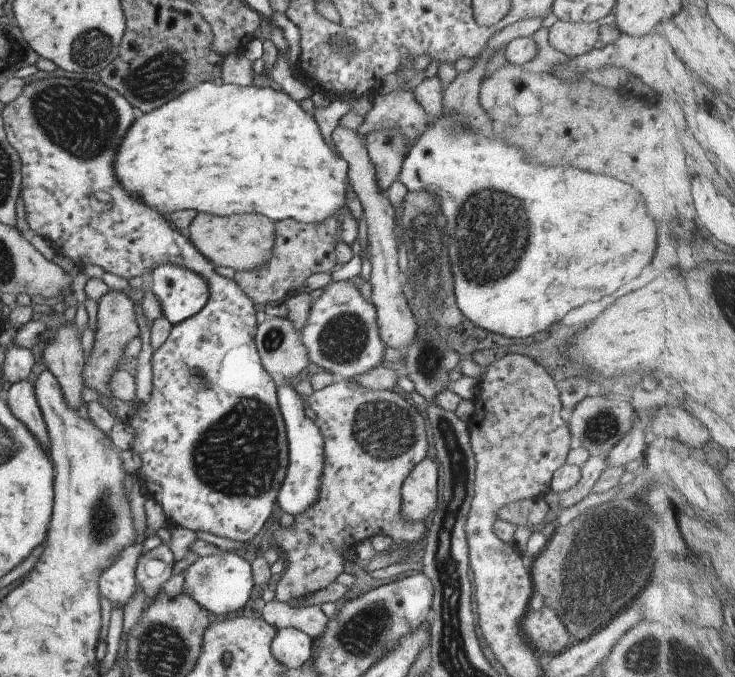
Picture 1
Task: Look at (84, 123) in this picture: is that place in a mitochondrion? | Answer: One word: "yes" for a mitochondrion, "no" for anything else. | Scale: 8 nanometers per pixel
yes

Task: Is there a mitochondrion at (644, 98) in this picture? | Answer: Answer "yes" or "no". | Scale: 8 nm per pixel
no

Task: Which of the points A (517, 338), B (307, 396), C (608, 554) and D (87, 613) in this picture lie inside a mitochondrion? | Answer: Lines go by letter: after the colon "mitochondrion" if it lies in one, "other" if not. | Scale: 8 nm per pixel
A: other
B: other
C: mitochondrion
D: other

